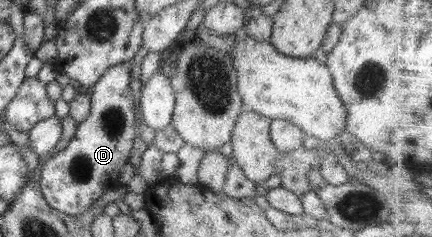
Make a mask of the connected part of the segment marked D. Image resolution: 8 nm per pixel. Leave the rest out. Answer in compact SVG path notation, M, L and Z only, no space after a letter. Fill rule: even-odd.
M133 61L122 62L108 68L101 76L100 80L88 89L91 97L91 112L89 116L78 124L75 136L71 138L66 149L55 153L49 160L44 162L41 170L40 190L51 208L64 212L69 216L77 216L91 208L95 202L106 191L111 191L123 186L119 183L122 176L123 166L129 162L133 143L135 142L137 126L135 117L135 102L131 95L130 72Z

